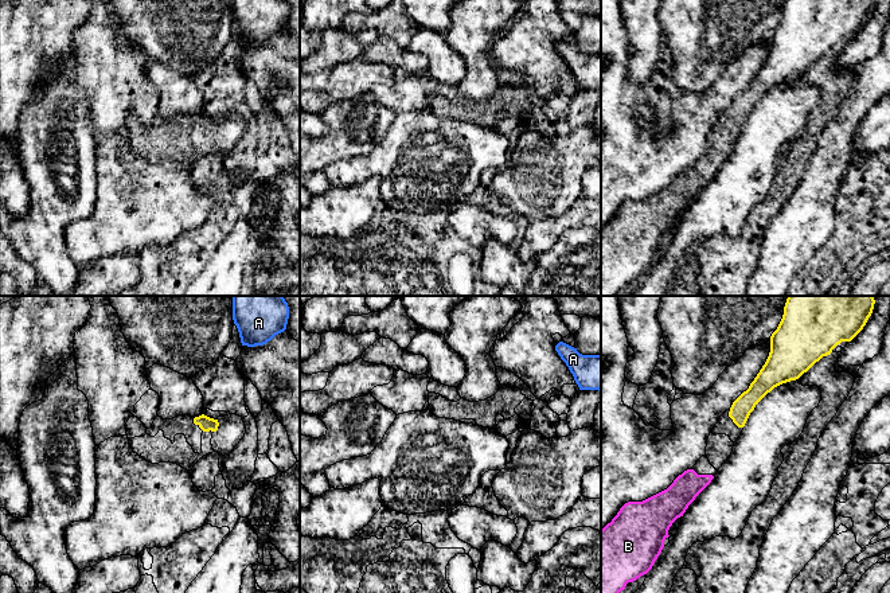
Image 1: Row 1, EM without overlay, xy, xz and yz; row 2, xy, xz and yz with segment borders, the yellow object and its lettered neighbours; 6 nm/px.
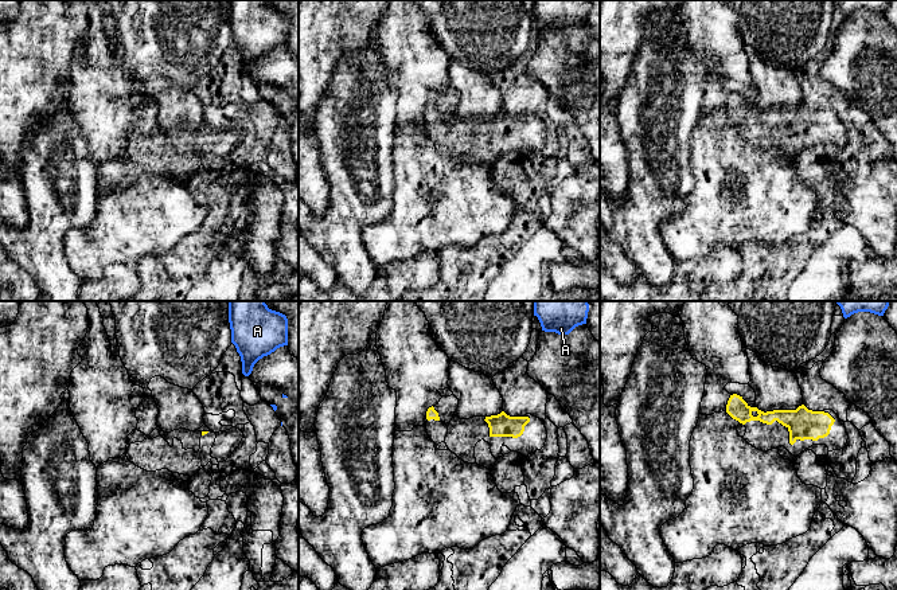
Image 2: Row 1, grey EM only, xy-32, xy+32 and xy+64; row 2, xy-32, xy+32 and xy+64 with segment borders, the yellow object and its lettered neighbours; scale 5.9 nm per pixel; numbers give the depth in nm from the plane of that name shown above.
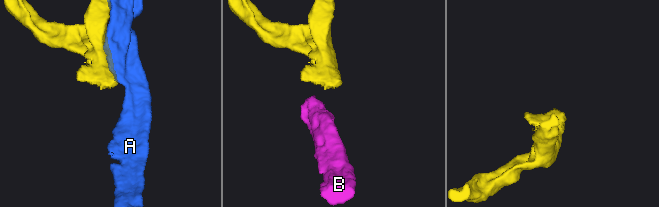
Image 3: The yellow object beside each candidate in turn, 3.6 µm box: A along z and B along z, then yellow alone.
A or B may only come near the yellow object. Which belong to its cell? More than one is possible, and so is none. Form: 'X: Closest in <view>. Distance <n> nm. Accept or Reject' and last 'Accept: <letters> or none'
A: Closest in xy. Distance 480 nm. Reject
B: Closest in yz. Distance 320 nm. Accept
Accept: B

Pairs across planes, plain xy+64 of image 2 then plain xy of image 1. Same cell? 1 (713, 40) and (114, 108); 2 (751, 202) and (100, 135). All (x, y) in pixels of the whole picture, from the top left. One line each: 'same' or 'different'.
1: same
2: different

